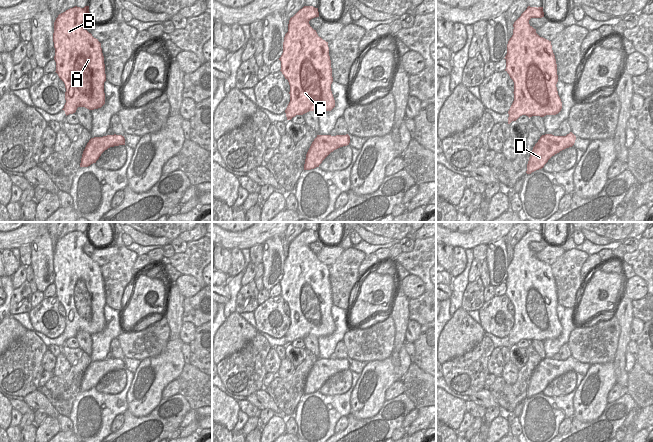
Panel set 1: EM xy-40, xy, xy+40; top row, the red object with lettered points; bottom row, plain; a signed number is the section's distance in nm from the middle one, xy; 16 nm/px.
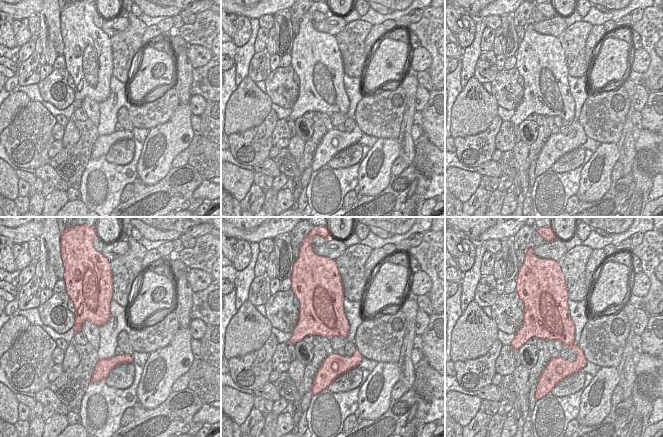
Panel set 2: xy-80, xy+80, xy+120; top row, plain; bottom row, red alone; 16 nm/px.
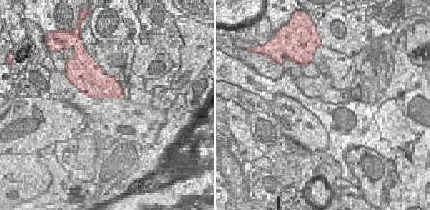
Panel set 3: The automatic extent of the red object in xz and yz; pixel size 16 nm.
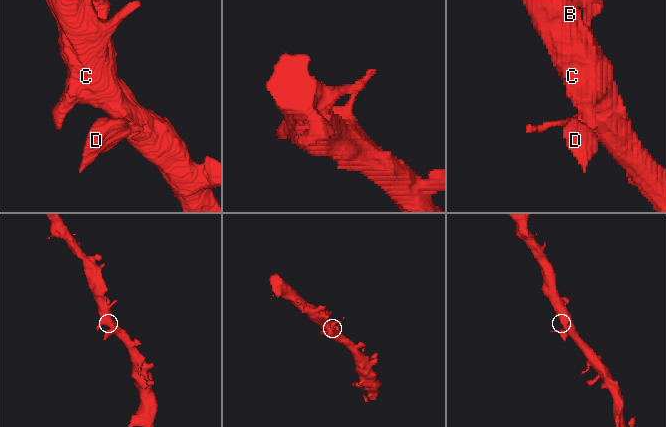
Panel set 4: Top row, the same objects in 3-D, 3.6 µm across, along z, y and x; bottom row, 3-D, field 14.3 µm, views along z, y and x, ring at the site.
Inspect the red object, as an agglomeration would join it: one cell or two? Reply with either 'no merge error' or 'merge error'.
no merge error

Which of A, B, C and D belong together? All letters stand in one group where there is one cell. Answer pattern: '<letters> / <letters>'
A B C D

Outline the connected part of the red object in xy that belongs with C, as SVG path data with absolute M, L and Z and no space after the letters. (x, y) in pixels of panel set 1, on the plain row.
M304 230L290 242L288 256L284 261L283 277L279 284L281 285L280 295L290 309L290 326L285 334L287 344L309 335L318 338L331 335L335 331L331 315L333 301L328 266L319 261L316 254L309 248L309 245L315 241L319 241L318 232Z

